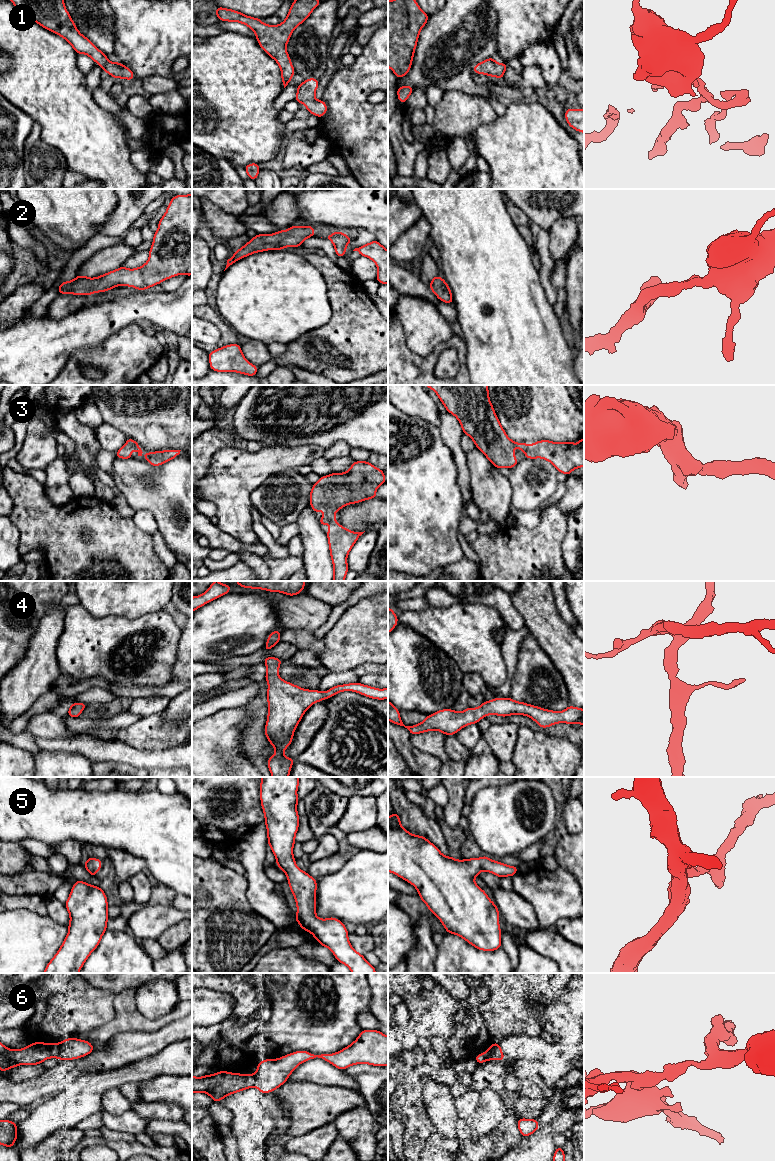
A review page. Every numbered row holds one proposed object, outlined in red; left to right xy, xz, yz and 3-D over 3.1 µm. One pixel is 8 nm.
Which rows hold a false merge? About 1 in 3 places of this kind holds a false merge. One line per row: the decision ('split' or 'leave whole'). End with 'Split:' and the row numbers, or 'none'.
1: leave whole
2: leave whole
3: leave whole
4: leave whole
5: leave whole
6: split
Split: 6

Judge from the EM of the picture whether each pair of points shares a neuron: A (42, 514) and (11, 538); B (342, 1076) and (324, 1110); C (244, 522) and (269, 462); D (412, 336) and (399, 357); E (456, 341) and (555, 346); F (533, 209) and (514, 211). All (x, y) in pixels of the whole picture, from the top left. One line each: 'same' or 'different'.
A: different
B: different
C: same
D: different
E: different
F: different

